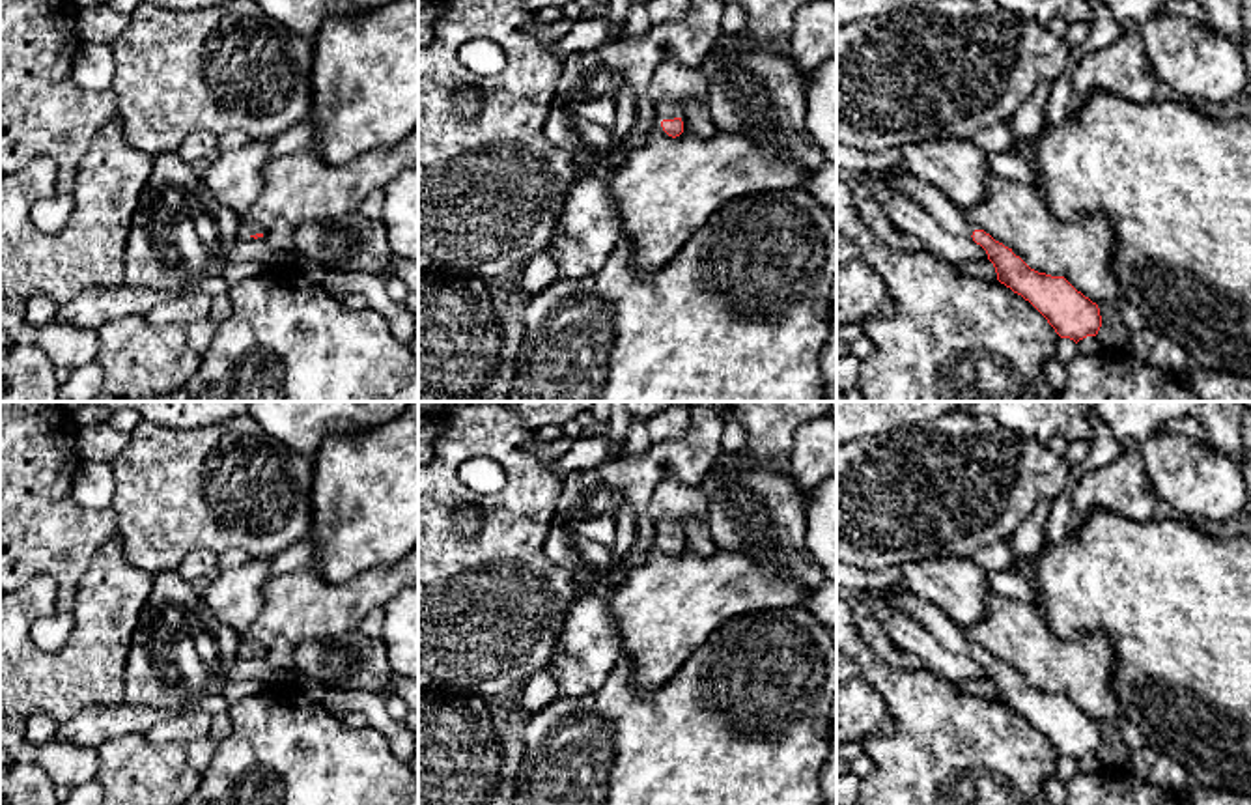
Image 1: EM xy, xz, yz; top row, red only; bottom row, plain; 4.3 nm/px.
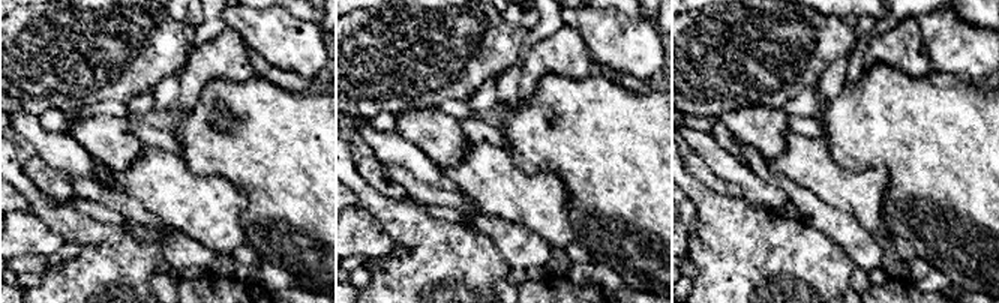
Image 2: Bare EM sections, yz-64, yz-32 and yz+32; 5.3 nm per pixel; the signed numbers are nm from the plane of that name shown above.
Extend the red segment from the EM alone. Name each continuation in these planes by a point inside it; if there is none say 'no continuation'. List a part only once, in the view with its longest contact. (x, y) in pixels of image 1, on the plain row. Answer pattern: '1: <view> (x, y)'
1: xz (669, 529)

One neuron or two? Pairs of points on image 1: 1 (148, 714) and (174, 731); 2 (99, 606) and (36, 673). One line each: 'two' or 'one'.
1: two
2: one

